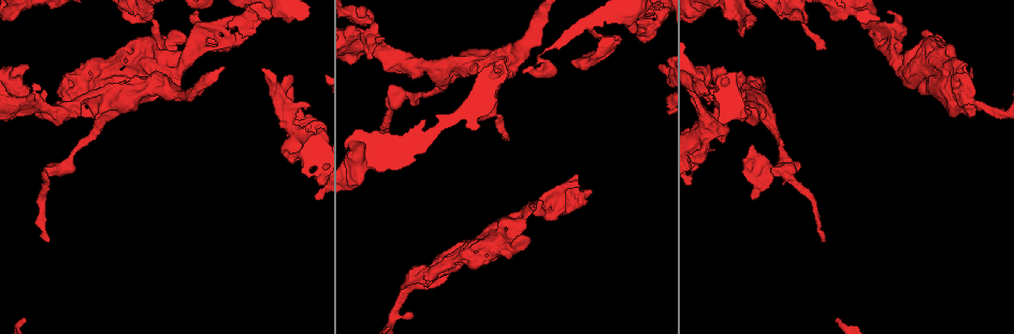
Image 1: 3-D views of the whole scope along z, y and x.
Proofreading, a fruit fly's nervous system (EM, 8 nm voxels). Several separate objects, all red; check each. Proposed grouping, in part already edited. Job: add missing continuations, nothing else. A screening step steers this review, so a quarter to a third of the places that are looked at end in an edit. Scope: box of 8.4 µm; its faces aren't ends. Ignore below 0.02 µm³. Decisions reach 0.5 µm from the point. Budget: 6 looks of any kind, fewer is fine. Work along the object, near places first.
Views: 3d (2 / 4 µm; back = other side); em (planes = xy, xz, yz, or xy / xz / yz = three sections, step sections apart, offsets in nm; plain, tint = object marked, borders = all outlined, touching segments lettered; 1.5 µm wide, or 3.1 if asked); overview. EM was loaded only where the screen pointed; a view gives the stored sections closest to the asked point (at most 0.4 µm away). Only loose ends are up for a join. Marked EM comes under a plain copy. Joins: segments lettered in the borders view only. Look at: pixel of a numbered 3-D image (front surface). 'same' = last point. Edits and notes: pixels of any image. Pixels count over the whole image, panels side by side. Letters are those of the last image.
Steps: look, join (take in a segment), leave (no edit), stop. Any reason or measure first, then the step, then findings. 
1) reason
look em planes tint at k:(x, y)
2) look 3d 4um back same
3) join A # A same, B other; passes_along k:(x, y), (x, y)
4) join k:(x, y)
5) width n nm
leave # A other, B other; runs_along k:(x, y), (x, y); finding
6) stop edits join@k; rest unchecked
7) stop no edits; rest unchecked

free end
look 3d 4um at 1:(822, 240)

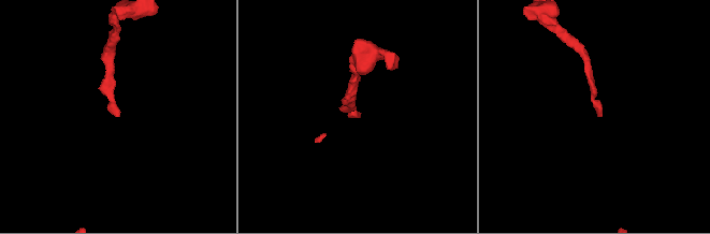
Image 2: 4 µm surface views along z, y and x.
look em planes borders at 2:(600, 116)

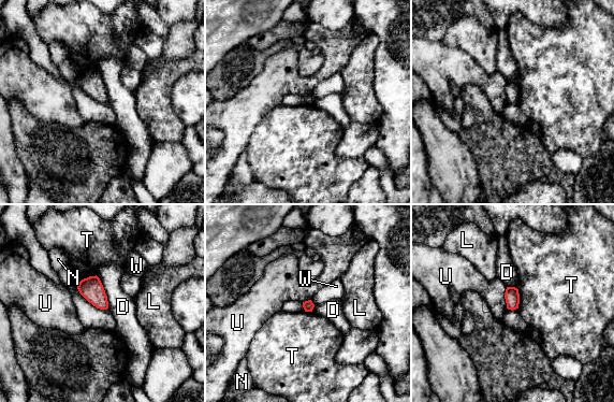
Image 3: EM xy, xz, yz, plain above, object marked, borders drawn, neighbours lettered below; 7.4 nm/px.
width 80 nm
leave # D other, L other, N other, T other, U other, W other; none of them fits

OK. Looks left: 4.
an open end
look 3d 4um at 1:(589, 189)

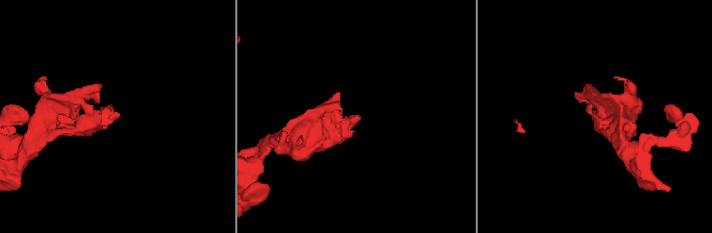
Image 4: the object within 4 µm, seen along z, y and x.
need the tissue
look em yz step 8 tint at 4:(117, 112)

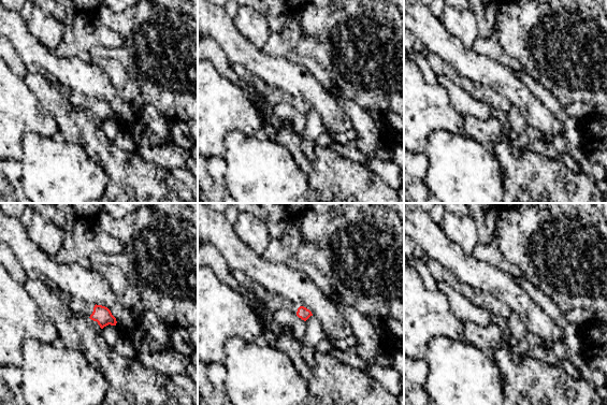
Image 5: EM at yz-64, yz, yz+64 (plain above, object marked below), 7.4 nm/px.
look em planes borders same

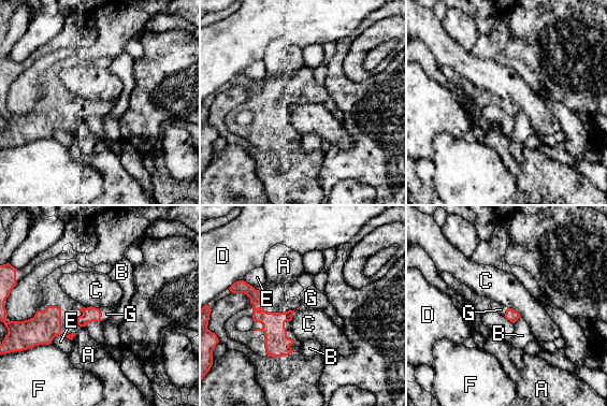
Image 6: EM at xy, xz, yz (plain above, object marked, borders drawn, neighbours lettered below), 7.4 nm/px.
join G # A other, B other, C other, D other, E other, F other, G same; the neuron continues

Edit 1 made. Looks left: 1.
thin end
look em planes borders at 1:(658, 64)

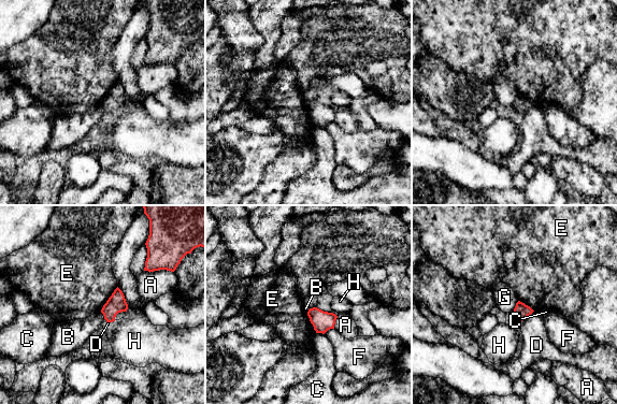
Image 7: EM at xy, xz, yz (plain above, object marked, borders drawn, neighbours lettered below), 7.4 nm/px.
longest_contact E 220 nm
leave # A other, B other, C other, D other, E other, F other, G other, H other; border 7:(518, 301), (513, 312); no lettered segment goes on from it

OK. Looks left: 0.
stop edits join@6; rest unchecked

